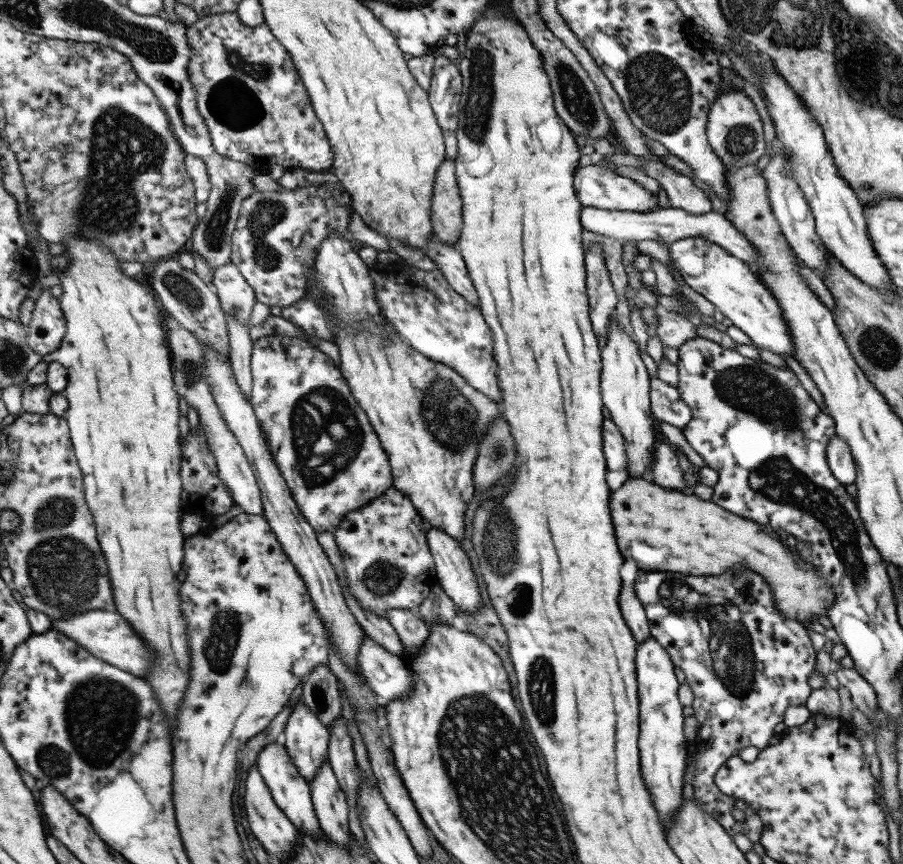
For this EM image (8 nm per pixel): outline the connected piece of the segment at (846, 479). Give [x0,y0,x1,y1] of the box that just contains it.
[825,434,855,484]

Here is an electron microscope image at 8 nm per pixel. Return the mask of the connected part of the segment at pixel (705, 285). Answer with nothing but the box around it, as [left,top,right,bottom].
[667,238,794,358]

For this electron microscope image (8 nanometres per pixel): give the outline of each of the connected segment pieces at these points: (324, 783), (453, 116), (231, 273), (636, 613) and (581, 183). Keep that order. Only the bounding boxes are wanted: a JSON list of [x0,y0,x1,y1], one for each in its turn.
[[309,758,350,848],[426,56,462,132],[210,263,256,327],[618,557,650,643],[573,162,656,213]]

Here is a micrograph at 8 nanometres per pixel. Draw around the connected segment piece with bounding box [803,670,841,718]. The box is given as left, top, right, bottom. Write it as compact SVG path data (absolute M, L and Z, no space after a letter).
M813 670L810 677L807 679L810 692L805 699L804 707L809 710L810 713L820 712L825 716L837 716L840 717L841 706L839 705L839 697L837 691L830 687L827 687L826 683L823 683L823 677Z

